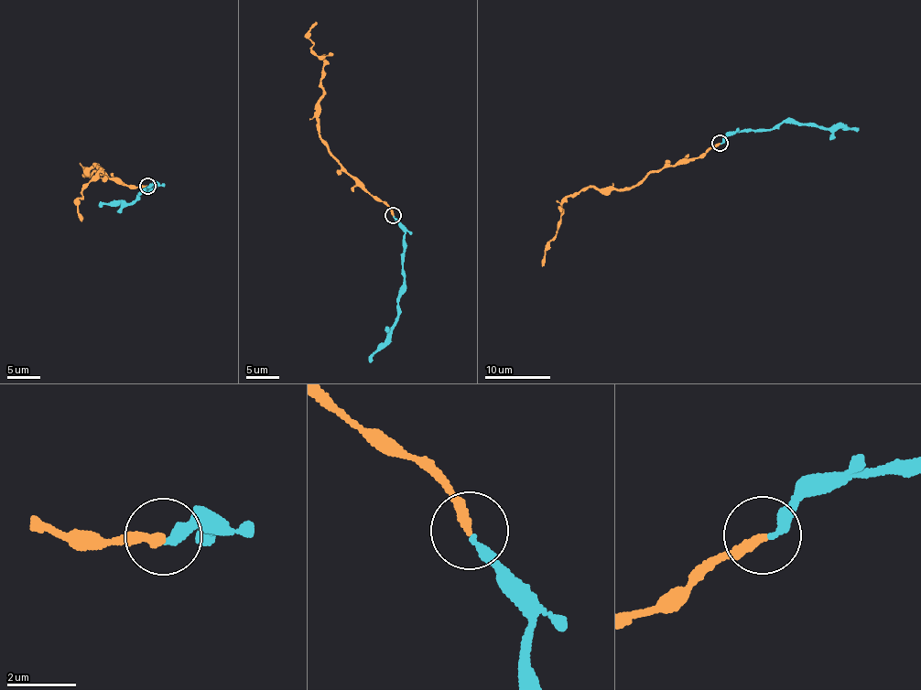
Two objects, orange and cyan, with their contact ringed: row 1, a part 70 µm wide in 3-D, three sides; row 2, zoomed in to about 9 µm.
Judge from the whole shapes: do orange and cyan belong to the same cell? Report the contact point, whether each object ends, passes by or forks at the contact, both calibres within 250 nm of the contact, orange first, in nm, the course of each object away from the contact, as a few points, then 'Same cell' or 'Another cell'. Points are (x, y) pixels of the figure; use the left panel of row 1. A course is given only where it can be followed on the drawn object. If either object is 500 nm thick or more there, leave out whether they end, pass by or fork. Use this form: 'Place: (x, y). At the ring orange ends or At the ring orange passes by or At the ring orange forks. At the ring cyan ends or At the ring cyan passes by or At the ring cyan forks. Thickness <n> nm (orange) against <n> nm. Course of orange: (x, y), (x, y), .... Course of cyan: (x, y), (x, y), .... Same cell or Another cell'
Place: (147, 186). At the ring orange ends. At the ring cyan ends. Thickness 280 nm (orange) against 280 nm. Course of orange: (146, 187), (132, 187), (95, 171), (85, 176), (91, 167), (99, 167), (78, 199), (81, 221). Course of cyan: (148, 187), (157, 185), (148, 192), (149, 188), (141, 194), (136, 201), (123, 206), (99, 204). Same cell

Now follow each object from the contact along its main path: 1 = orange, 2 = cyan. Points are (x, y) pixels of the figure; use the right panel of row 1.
1: (720, 144), (705, 156), (651, 171), (635, 186), (586, 188), (567, 198), (559, 228), (548, 243), (542, 266)
2: (720, 143), (735, 133), (771, 131), (784, 122), (859, 129)

